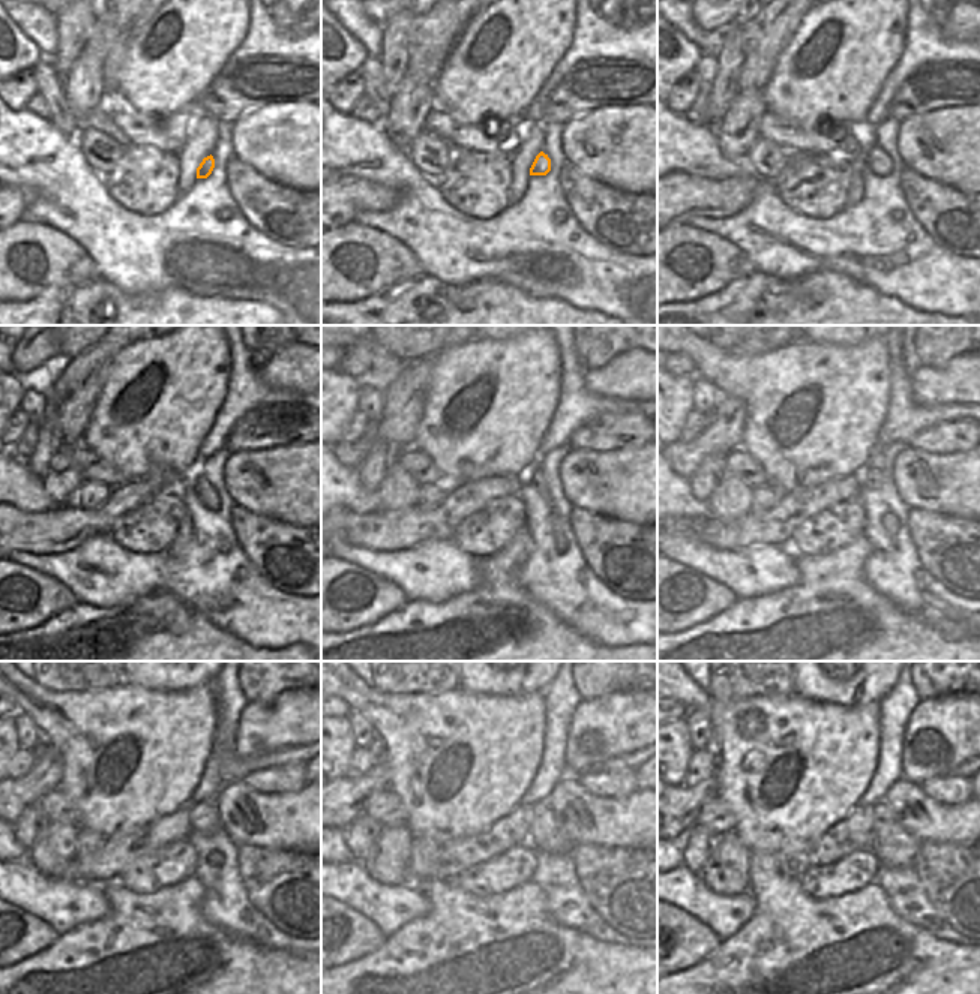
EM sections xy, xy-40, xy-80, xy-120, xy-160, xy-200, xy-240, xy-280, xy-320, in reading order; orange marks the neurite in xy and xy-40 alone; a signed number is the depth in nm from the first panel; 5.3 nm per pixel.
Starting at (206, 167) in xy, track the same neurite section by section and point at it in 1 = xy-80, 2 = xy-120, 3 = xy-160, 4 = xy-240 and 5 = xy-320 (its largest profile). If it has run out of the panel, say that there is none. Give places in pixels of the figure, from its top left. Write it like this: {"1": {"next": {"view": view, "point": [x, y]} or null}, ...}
{"1": {"next": {"view": "xy-80", "point": [877, 161]}}, "2": {"next": {"view": "xy-120", "point": [206, 494]}}, "3": {"next": {"view": "xy-160", "point": [538, 480]}}, "4": {"next": {"view": "xy-240", "point": [204, 817]}}, "5": {"next": {"view": "xy-320", "point": [893, 846]}}}

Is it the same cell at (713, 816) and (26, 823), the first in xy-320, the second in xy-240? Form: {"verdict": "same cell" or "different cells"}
{"verdict": "different cells"}

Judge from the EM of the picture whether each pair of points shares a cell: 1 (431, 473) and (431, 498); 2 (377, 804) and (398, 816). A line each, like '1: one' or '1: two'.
1: two
2: one

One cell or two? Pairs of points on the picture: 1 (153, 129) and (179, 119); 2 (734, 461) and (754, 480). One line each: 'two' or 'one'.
1: one
2: one

